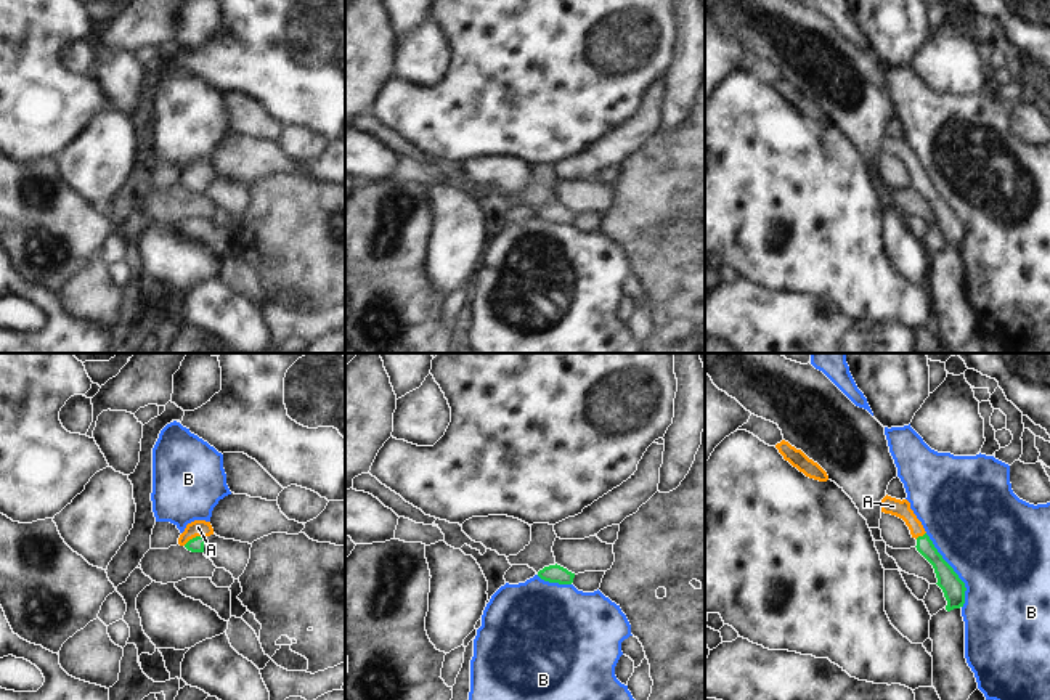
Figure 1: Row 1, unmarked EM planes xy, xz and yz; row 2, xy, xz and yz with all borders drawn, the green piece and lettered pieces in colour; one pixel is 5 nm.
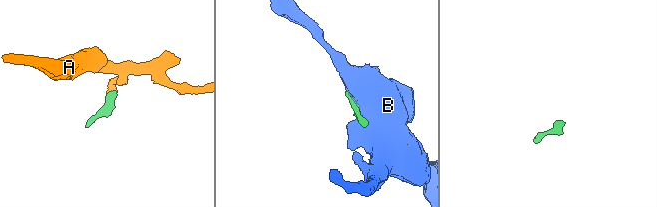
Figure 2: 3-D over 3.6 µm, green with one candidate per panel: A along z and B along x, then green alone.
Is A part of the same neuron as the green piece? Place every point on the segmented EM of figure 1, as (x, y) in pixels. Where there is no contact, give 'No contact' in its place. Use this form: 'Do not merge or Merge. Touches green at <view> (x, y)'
Merge. Touches green at xy (196, 537)

